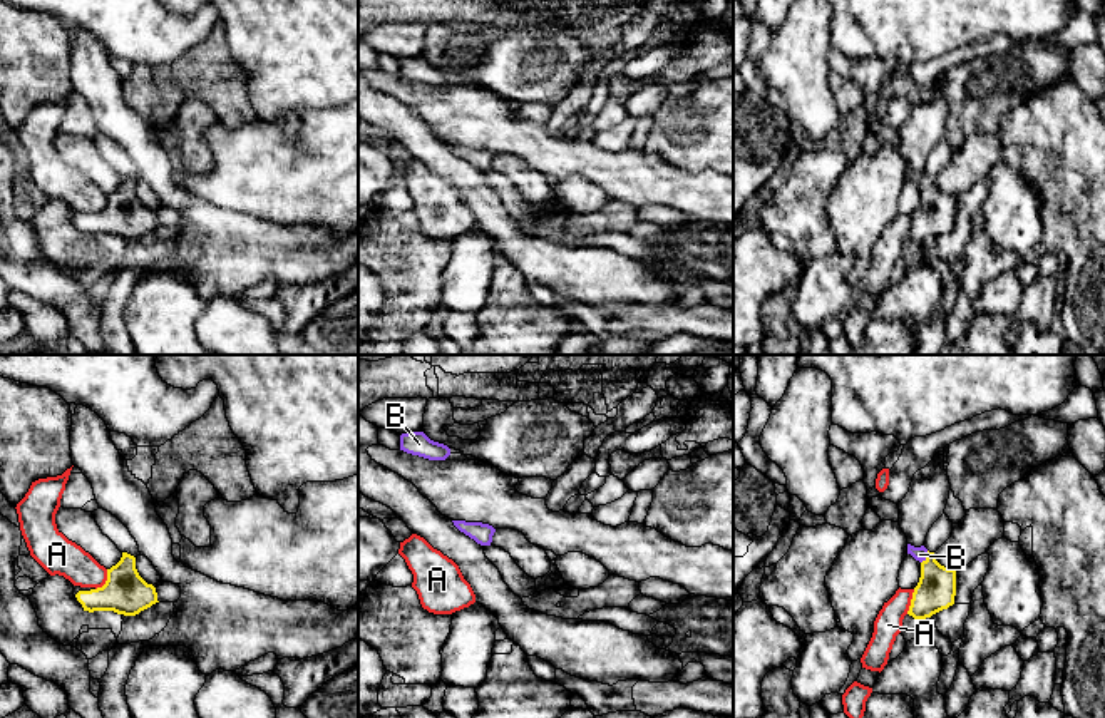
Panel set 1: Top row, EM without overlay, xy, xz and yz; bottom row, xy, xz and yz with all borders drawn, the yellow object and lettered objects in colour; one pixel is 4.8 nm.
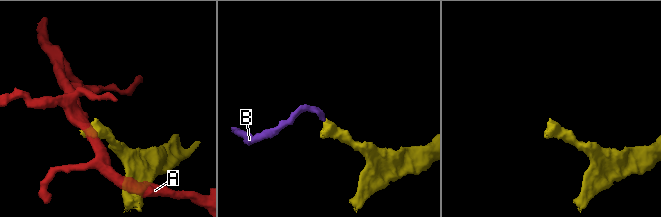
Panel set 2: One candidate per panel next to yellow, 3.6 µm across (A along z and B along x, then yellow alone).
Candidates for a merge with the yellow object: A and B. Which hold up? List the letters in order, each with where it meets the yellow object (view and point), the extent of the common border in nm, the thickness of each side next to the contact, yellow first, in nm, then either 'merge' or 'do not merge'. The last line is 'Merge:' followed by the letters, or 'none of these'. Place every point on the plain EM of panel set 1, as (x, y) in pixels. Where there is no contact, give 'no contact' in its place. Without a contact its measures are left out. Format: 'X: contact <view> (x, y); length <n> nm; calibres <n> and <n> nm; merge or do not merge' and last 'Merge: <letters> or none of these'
A: contact yz (911, 226); length 130 nm; calibres 190 and 130 nm; do not merge
B: contact yz (926, 183); length 70 nm; calibres 190 and 70 nm; merge
Merge: B

